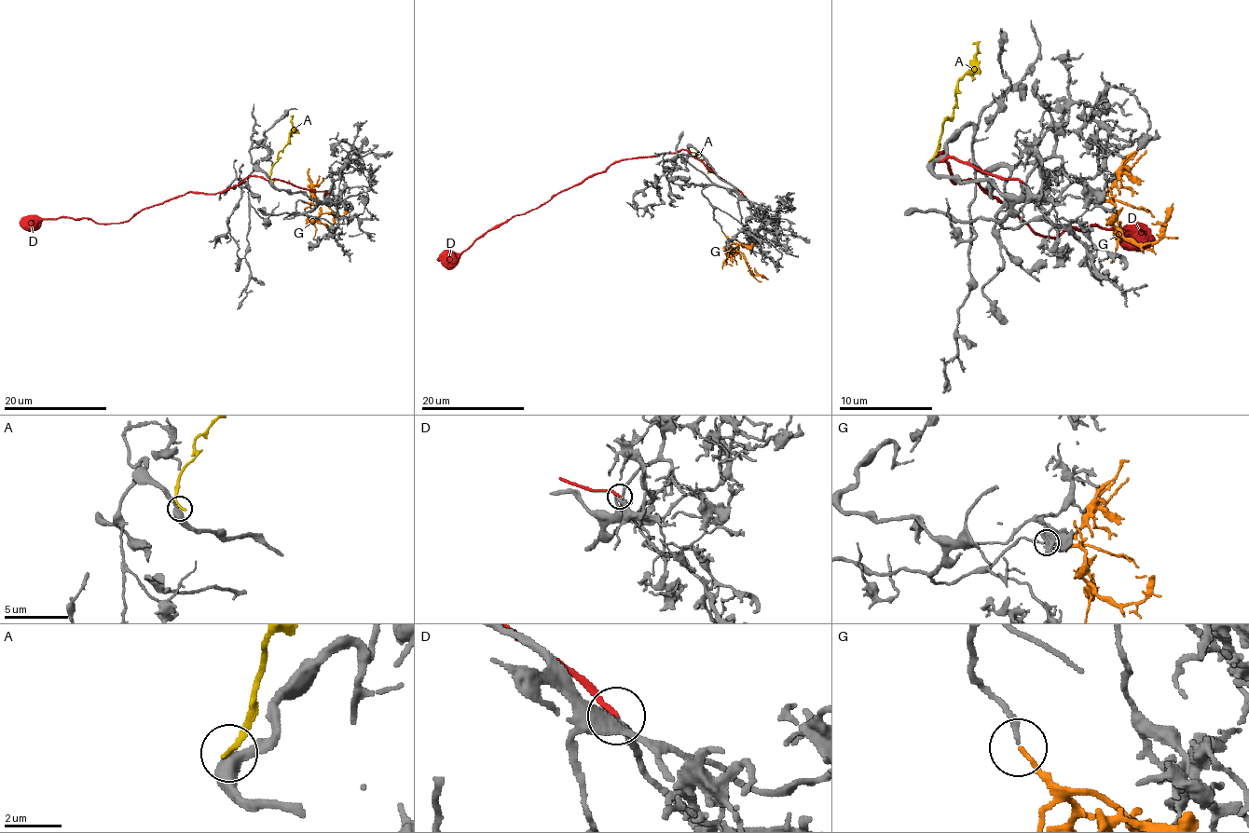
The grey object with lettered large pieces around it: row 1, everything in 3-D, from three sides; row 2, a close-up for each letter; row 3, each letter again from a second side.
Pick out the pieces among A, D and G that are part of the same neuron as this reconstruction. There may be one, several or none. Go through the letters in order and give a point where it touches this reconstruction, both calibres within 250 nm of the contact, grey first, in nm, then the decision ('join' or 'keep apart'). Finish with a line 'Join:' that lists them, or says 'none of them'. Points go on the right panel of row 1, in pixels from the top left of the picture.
A: (931, 159) | 440/200 nm | keep apart
D: (1023, 183) | 220/200 nm | keep apart
G: (1086, 198) | 200/150 nm | join
Join: G

